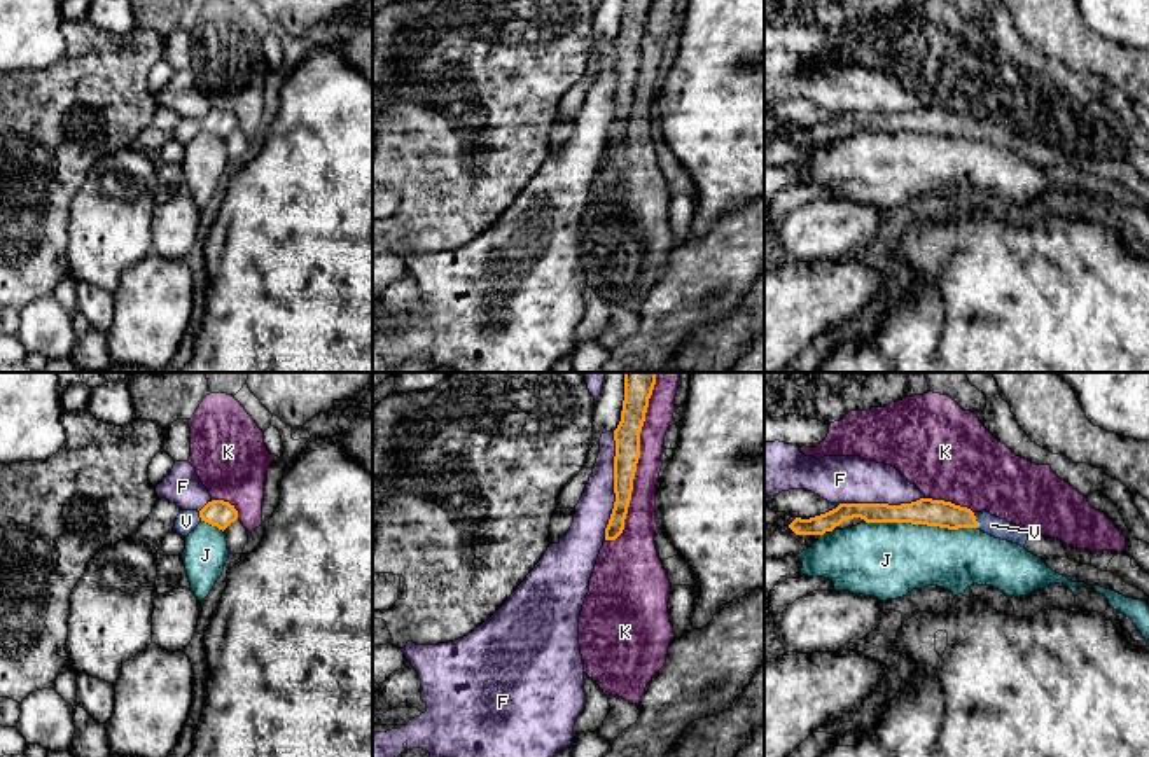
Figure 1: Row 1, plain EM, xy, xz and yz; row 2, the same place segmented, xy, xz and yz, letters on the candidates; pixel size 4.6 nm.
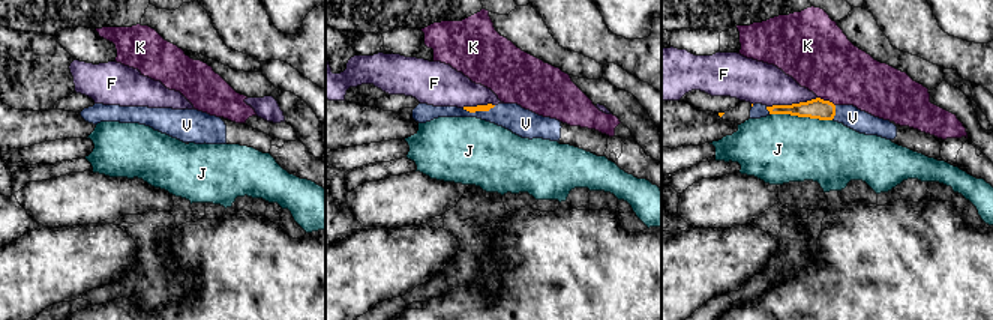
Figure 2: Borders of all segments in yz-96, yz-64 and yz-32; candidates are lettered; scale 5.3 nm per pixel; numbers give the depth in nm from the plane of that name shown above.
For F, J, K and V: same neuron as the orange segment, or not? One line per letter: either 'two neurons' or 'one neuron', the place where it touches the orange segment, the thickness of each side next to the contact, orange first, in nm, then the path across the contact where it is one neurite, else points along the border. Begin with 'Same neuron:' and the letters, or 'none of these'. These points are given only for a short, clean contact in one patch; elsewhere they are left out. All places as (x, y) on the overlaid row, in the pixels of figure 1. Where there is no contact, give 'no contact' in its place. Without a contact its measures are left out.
Same neuron: V
F: two neurons | xz (614, 486) | 120/160 nm
J: two neurons | yz (920, 523) | 130/360 nm
K: two neurons | xz (637, 460) | 120/130 nm
V: one neuron | yz (974, 520) | 130/90 nm | across yz (926, 511), (974, 520), (992, 525)

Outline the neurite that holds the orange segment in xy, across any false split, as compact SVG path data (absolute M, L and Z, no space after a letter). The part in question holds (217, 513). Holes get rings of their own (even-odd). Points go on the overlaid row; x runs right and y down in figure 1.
M224 500L208 502L199 512L198 510L180 510L177 516L173 531L187 537L201 521L226 530L231 523L238 519L238 510L234 505Z

